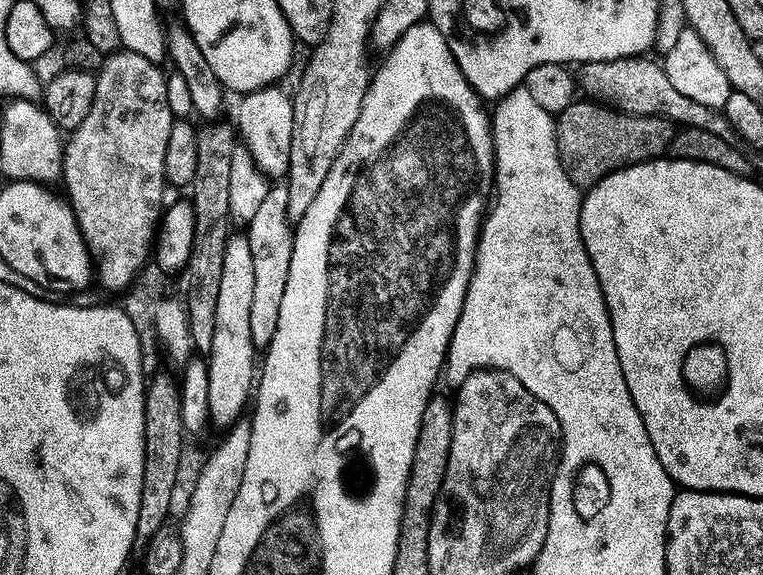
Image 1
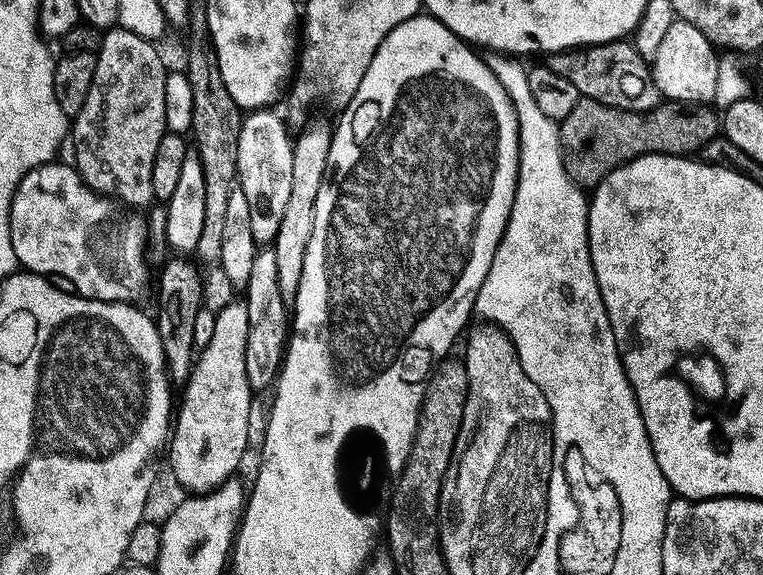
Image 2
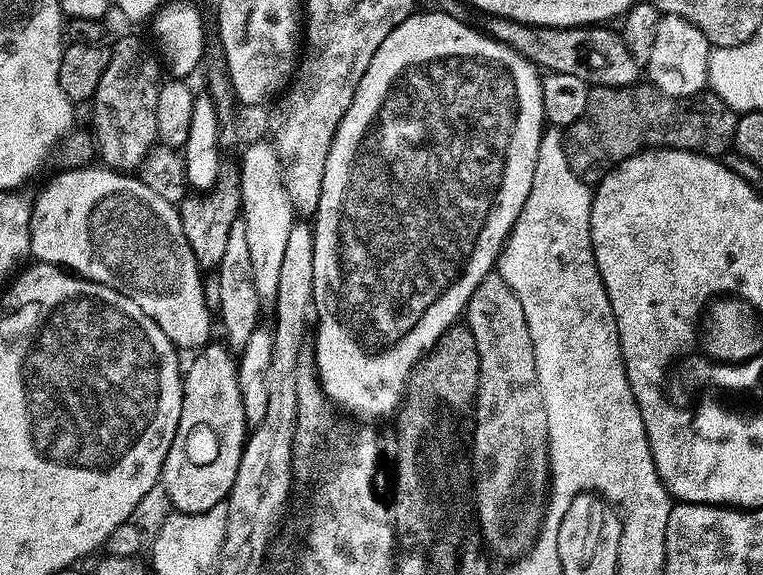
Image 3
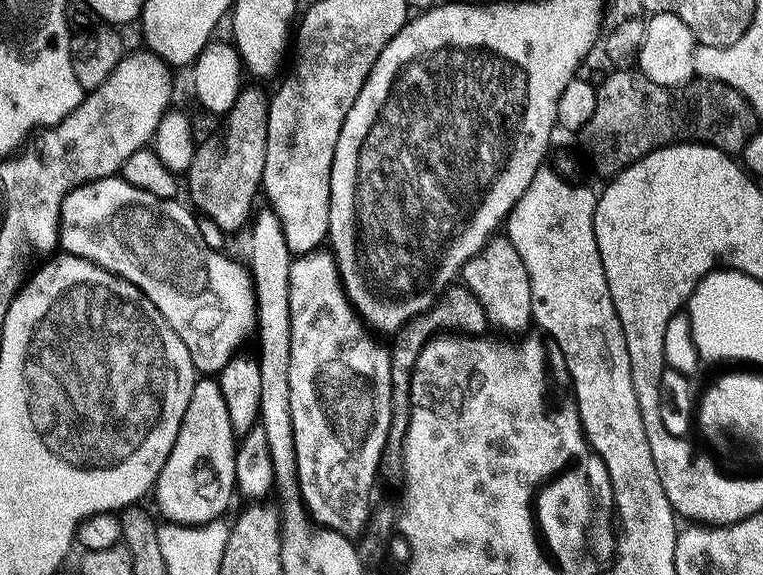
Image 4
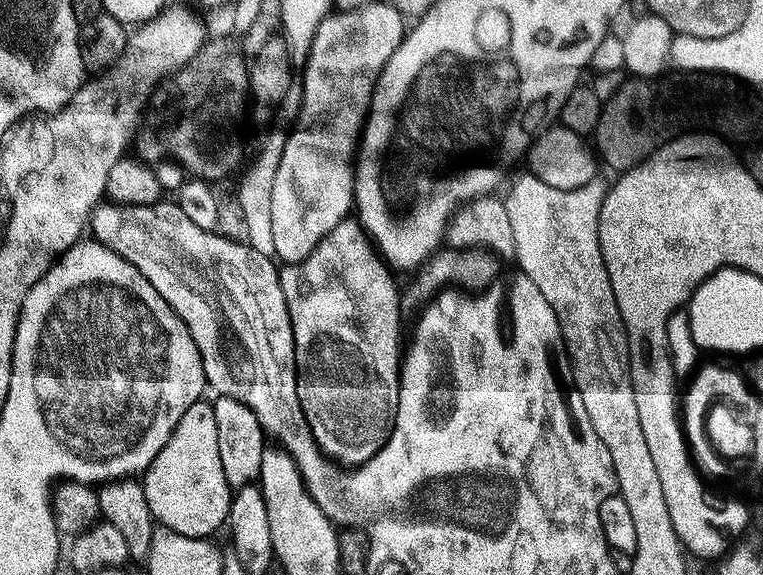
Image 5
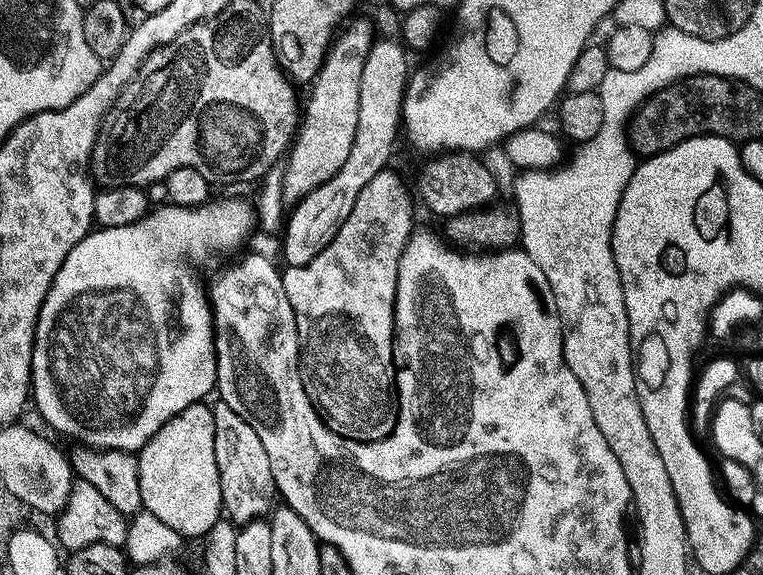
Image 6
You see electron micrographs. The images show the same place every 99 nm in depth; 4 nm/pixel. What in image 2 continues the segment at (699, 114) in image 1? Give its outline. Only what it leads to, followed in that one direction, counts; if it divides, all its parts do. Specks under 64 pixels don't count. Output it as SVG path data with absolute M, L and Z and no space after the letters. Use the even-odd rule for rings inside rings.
M635 43L595 44L592 48L578 48L571 52L557 52L551 57L554 74L568 79L586 100L593 100L607 108L627 112L653 112L660 107L662 97L649 61L638 54Z

